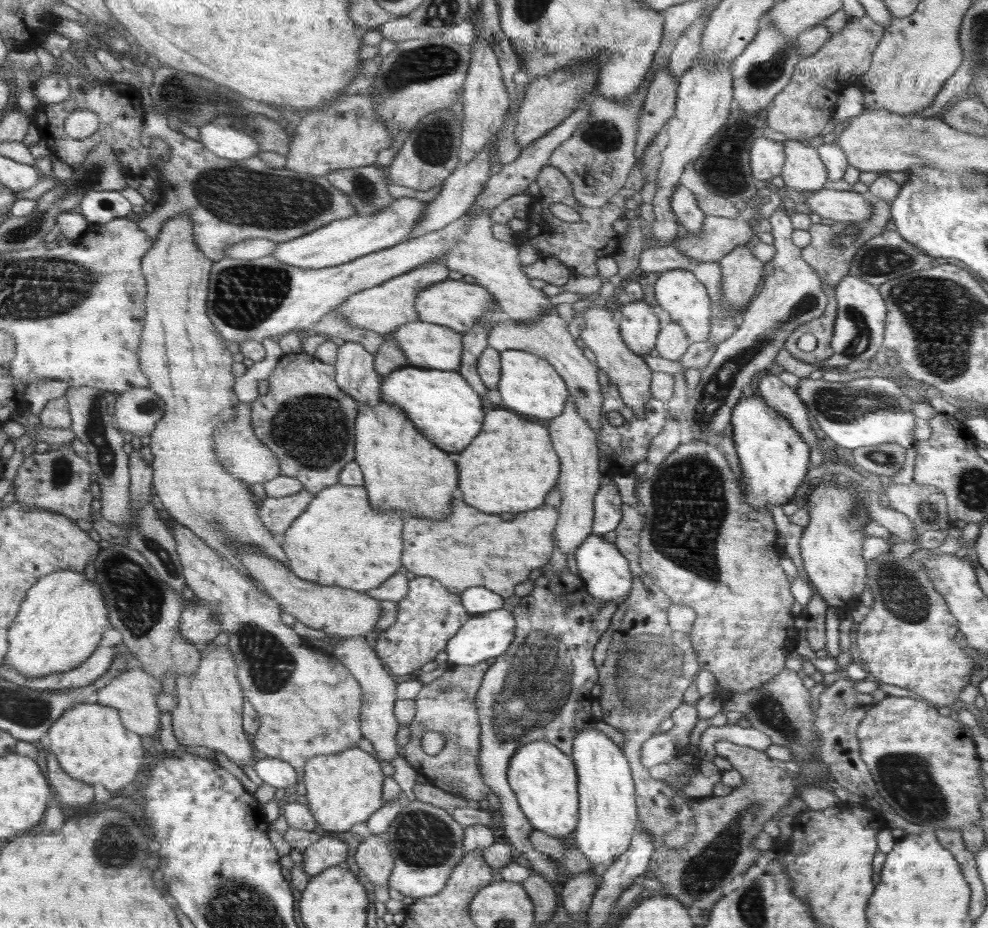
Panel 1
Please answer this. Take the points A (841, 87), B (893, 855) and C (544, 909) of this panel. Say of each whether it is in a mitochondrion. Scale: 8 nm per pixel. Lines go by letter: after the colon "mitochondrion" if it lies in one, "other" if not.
A: other
B: other
C: other

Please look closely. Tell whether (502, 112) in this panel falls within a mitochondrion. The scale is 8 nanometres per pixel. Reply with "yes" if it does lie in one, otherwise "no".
no

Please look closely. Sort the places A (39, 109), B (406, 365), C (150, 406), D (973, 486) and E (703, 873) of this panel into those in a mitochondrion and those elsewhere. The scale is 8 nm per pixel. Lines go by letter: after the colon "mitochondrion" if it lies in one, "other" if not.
A: other
B: other
C: mitochondrion
D: mitochondrion
E: mitochondrion

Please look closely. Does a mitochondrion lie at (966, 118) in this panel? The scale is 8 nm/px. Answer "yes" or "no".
yes

